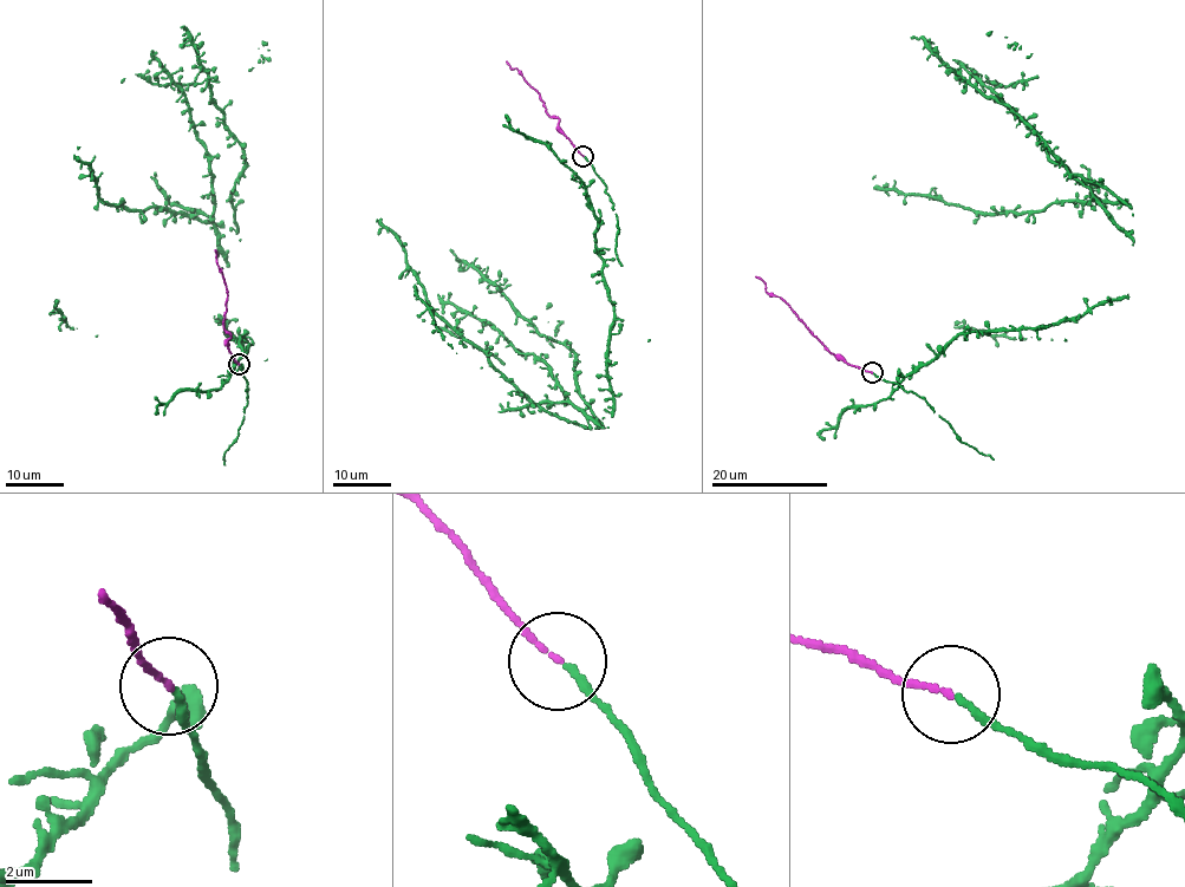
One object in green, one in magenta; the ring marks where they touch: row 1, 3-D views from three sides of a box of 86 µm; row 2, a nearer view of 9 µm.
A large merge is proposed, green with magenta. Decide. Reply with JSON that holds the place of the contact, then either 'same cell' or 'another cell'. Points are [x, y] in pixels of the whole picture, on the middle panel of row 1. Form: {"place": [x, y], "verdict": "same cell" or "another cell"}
{"place": [583, 156], "verdict": "same cell"}

